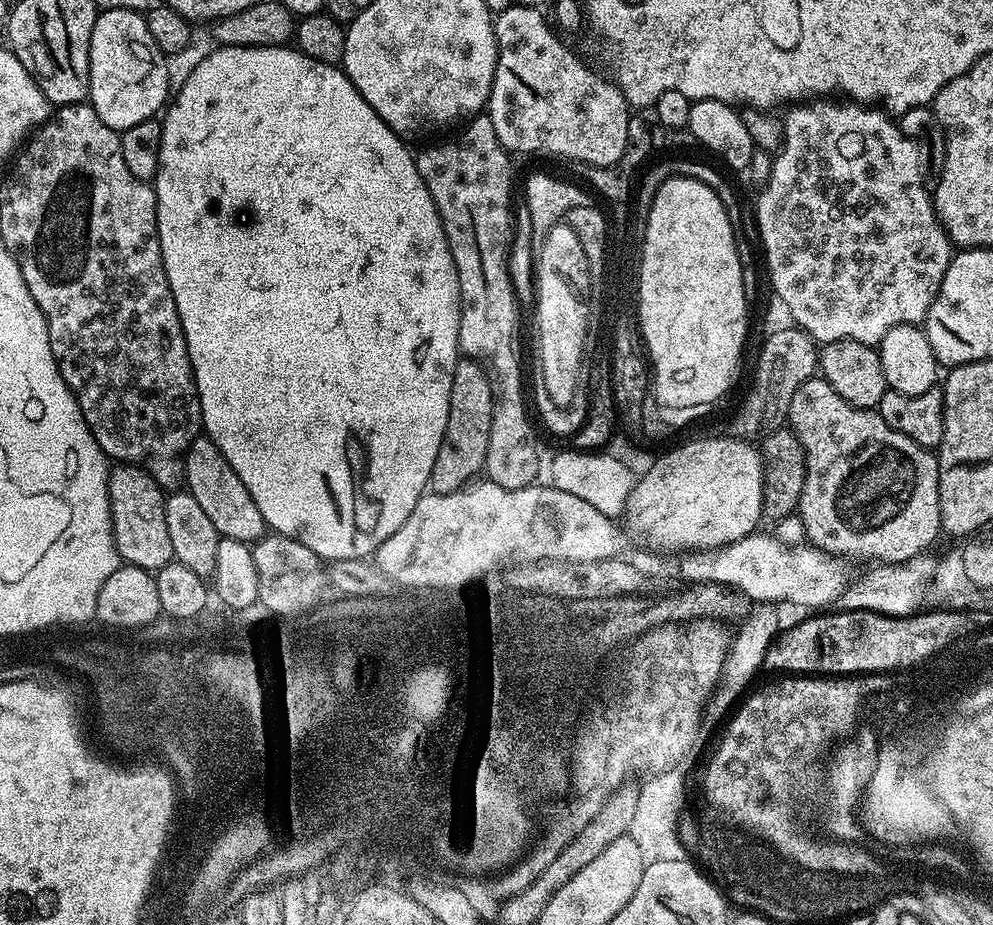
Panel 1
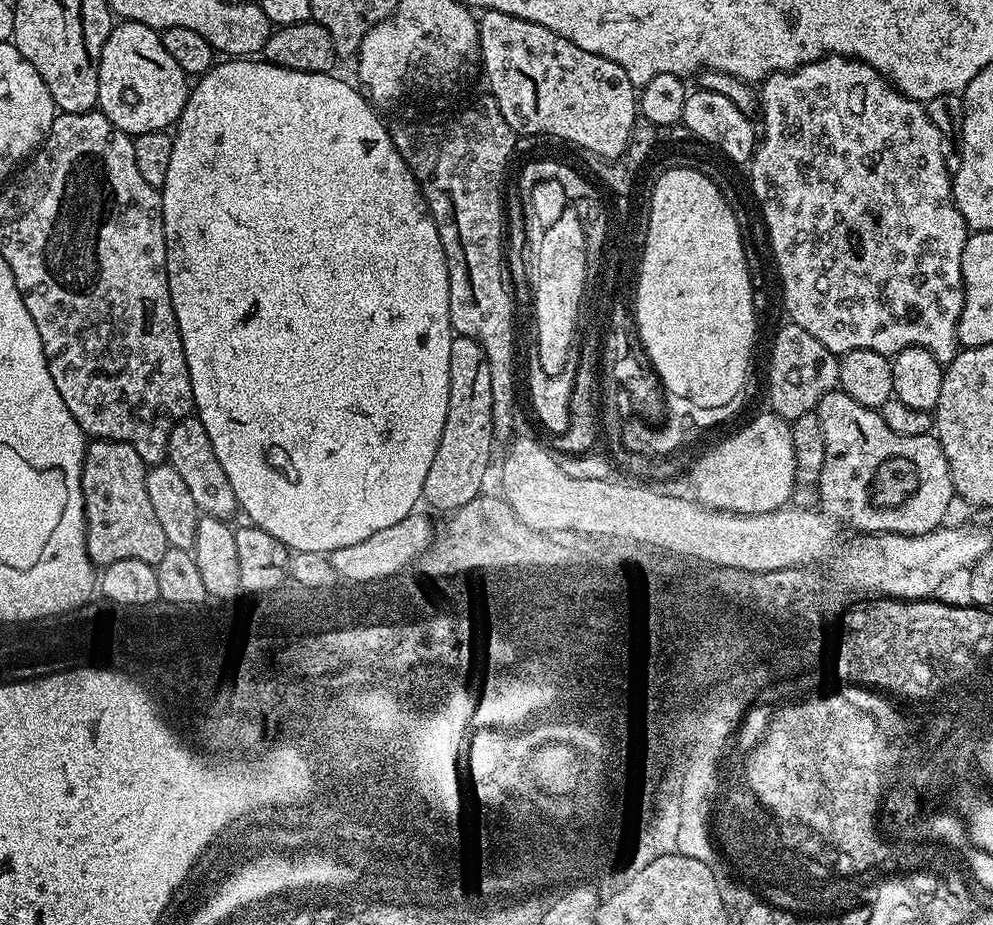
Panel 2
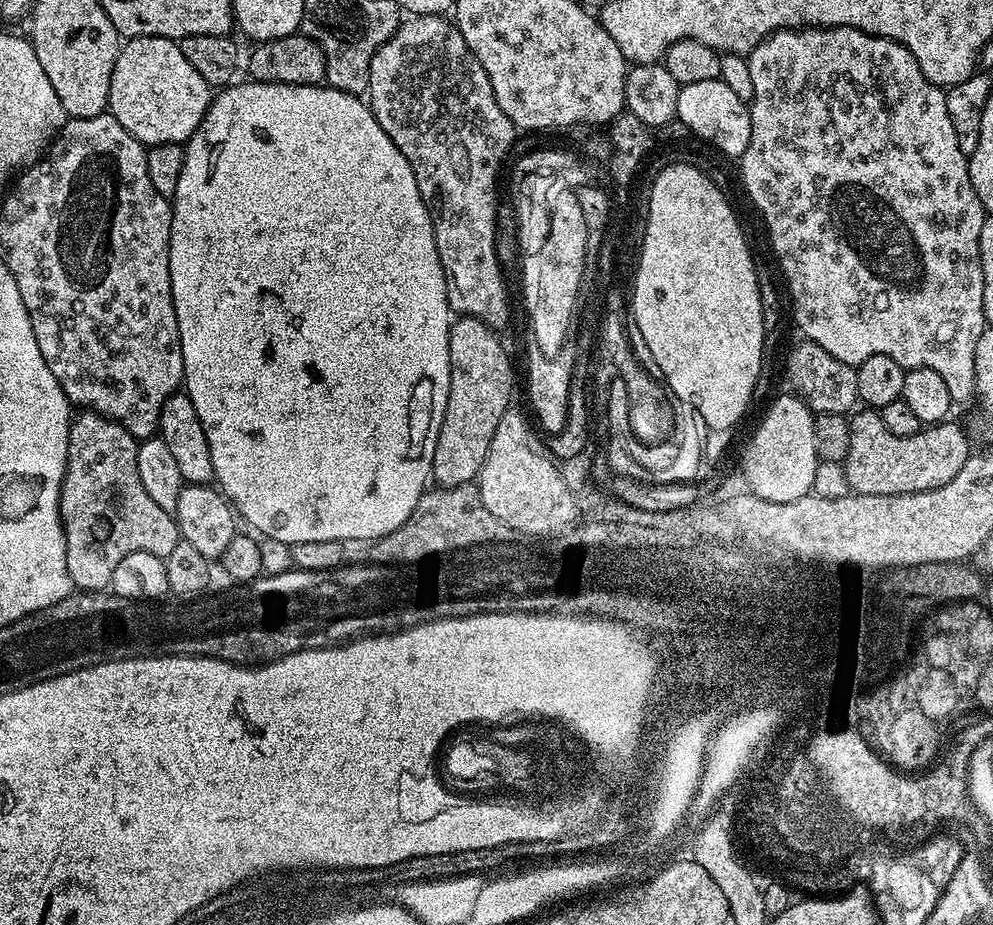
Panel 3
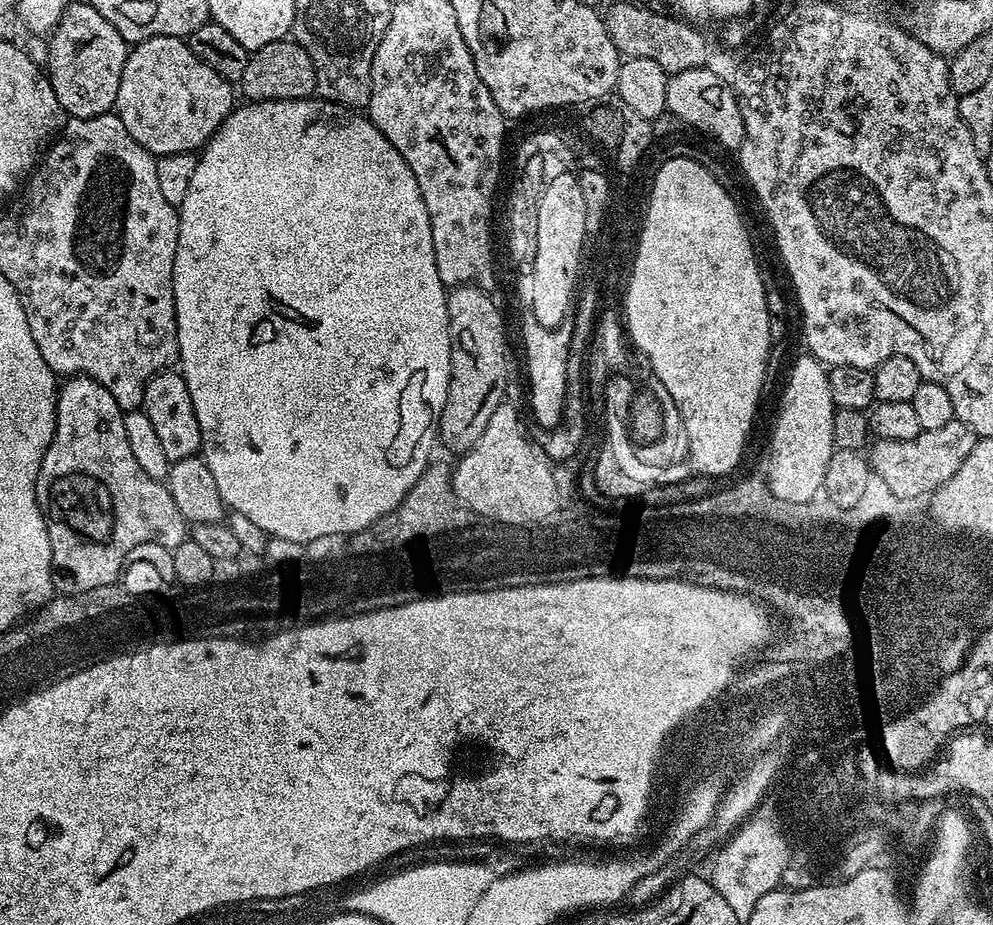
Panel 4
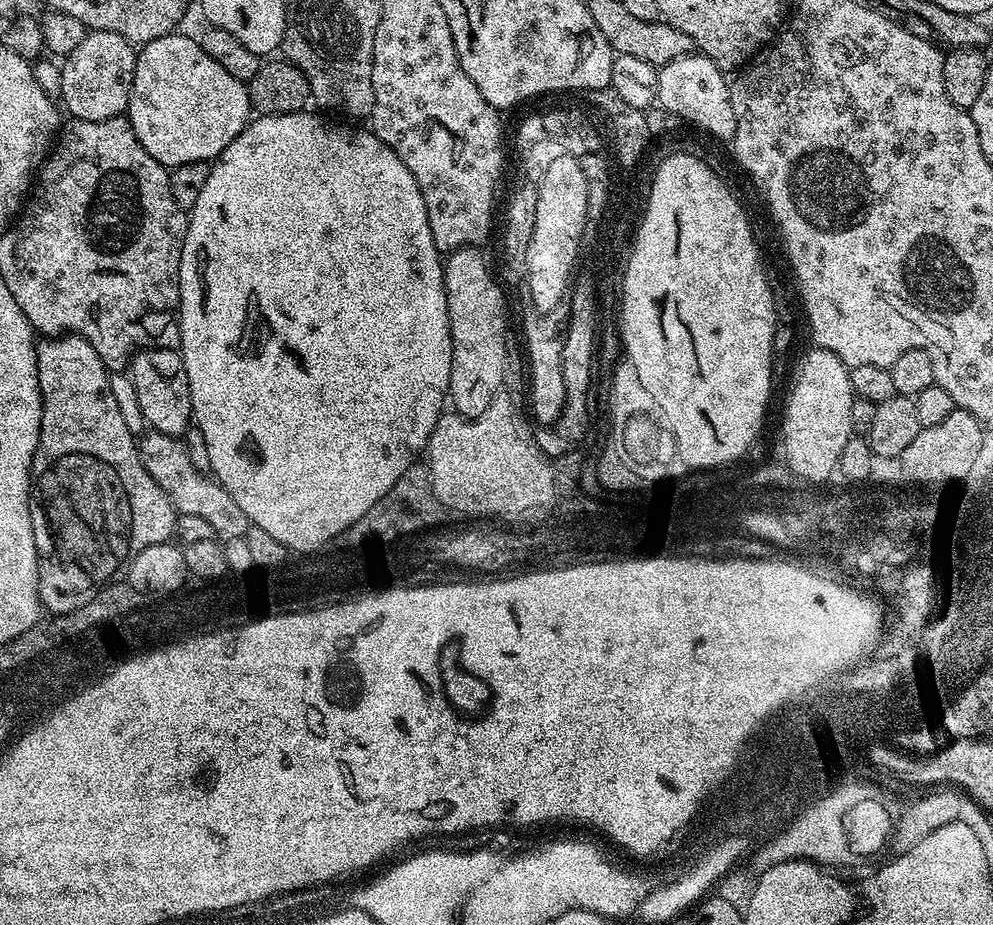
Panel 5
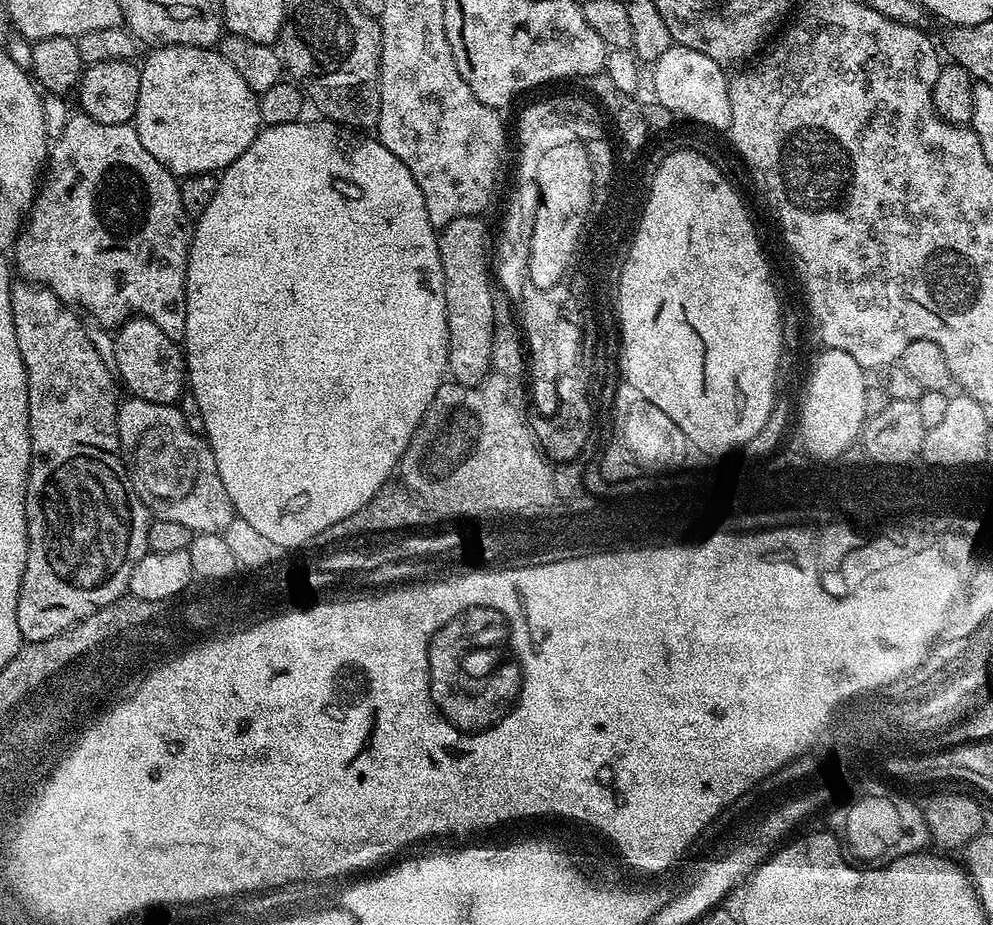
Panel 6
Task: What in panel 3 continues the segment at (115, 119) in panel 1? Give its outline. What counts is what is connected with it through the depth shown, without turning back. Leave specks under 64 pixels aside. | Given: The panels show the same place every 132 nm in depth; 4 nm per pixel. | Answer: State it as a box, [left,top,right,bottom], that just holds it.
[108,36,213,146]

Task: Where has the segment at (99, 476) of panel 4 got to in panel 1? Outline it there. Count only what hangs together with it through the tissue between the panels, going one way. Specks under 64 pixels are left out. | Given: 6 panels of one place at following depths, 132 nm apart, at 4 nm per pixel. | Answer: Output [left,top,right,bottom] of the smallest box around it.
[108,462,173,570]

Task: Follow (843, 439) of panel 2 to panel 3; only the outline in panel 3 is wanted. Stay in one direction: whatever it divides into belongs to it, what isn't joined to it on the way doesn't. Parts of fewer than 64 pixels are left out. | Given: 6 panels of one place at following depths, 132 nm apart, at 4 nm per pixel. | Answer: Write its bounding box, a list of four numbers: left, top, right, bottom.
[842,411,968,496]

